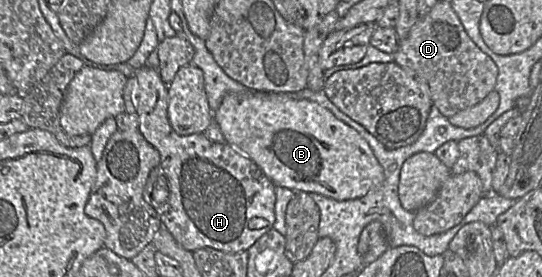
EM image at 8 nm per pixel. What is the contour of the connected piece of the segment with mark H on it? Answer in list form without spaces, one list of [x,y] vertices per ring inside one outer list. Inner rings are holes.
[[[142,66],[135,70],[139,82],[138,130],[154,148],[159,151],[160,163],[151,170],[144,187],[144,200],[159,215],[162,226],[173,235],[186,250],[194,252],[202,248],[212,248],[226,253],[247,251],[262,235],[268,232],[275,222],[275,185],[263,171],[246,155],[227,143],[209,140],[204,133],[181,136],[177,134],[168,119],[168,85],[163,82],[158,70]],[[164,174],[168,186],[168,199],[161,205],[152,198],[155,176]],[[262,218],[266,225],[252,230],[248,227],[251,219]]]

